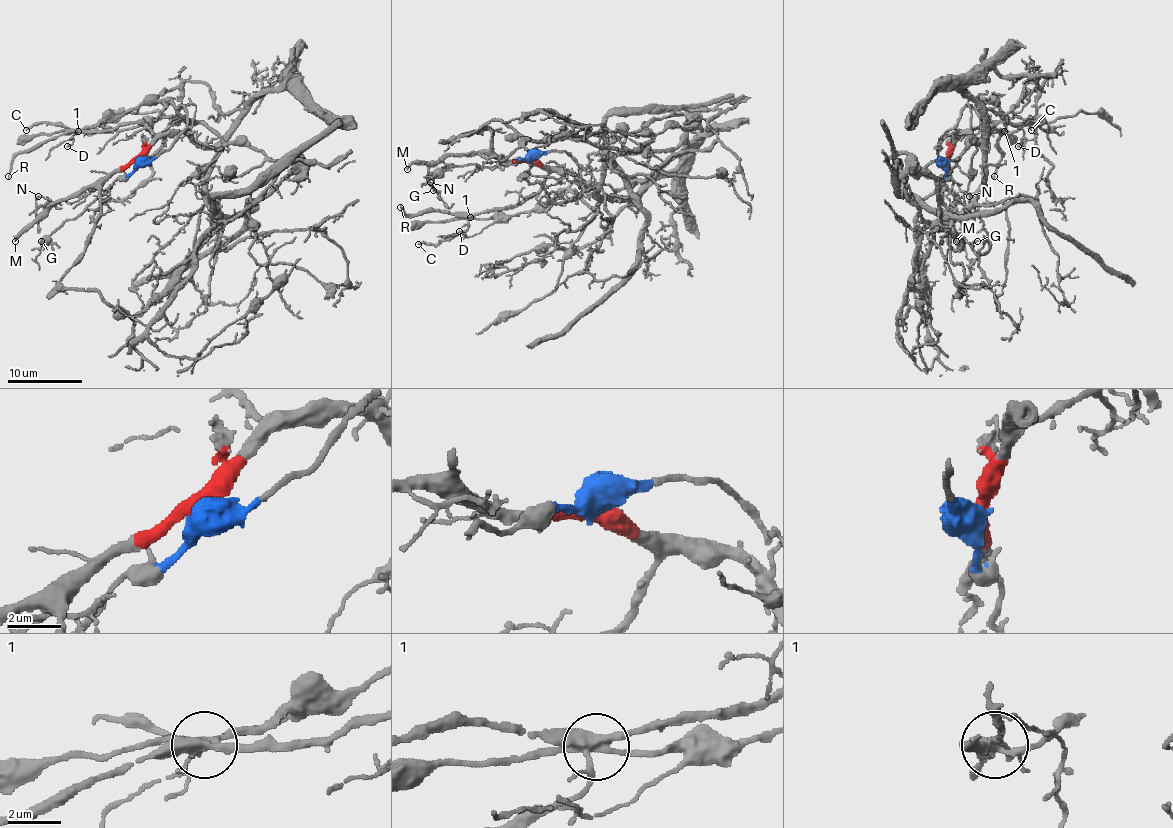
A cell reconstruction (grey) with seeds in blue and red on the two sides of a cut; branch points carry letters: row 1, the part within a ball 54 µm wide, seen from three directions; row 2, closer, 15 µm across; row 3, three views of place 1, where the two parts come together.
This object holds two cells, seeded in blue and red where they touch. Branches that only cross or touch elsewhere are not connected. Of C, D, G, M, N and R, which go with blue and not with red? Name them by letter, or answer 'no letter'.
D, G

